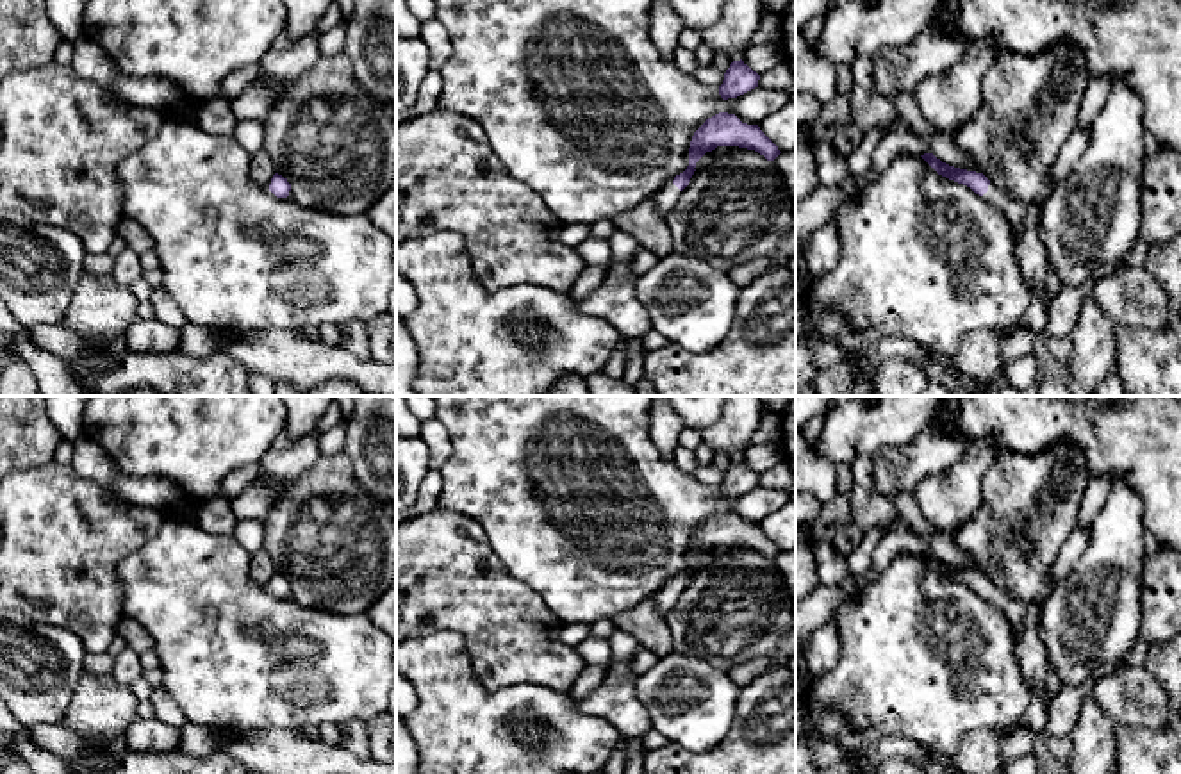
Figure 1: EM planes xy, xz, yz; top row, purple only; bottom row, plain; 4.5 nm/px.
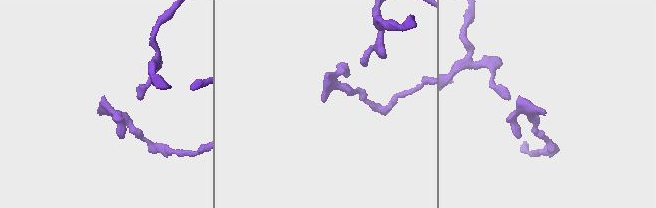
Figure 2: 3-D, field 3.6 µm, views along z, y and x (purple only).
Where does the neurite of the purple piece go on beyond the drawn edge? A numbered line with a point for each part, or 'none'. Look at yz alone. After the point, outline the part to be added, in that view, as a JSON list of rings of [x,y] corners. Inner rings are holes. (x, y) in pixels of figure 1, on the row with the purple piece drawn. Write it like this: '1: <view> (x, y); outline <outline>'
1: yz (1014, 211); outline [[[992,184],[988,185],[988,191],[983,194],[983,198],[1001,209],[1012,228],[1013,241],[1020,237],[1026,207],[1019,200],[1010,198],[1008,194],[995,189]]]

